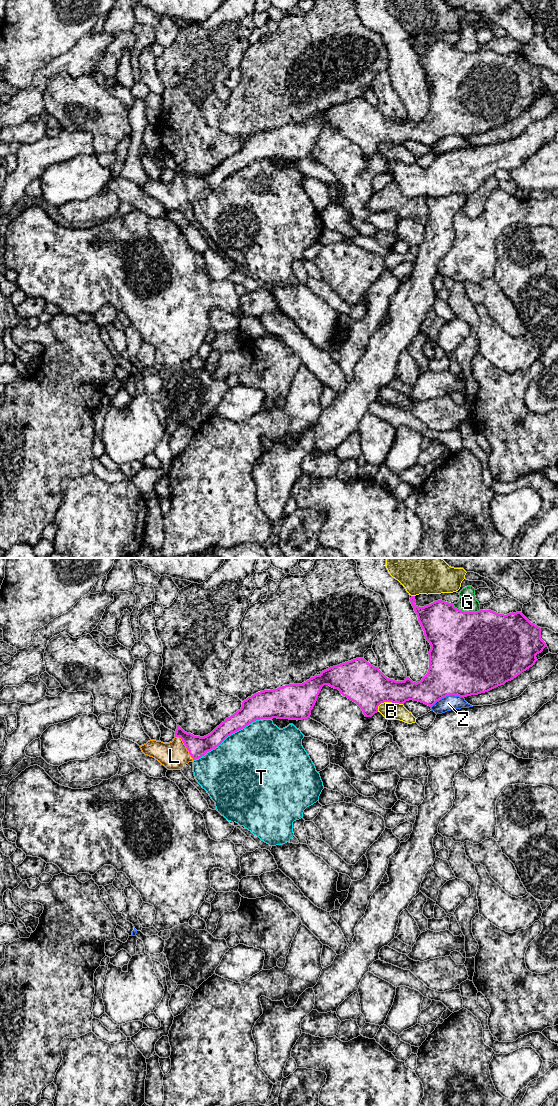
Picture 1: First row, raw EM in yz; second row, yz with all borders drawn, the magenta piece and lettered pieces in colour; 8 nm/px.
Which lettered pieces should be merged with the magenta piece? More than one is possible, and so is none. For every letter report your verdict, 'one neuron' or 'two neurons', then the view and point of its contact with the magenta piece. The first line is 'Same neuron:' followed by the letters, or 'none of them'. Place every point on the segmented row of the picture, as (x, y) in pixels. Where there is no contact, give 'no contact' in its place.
Same neuron: L
B: two neurons; meets magenta in yz at (387, 701)
G: two neurons; meets magenta in yz at (466, 612)
L: one neuron; meets magenta in yz at (186, 747)
T: two neurons; meets magenta in yz at (232, 733)
Z: two neurons; meets magenta in yz at (447, 695)

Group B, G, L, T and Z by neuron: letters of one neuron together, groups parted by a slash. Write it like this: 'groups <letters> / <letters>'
groups B / G / L / T / Z

